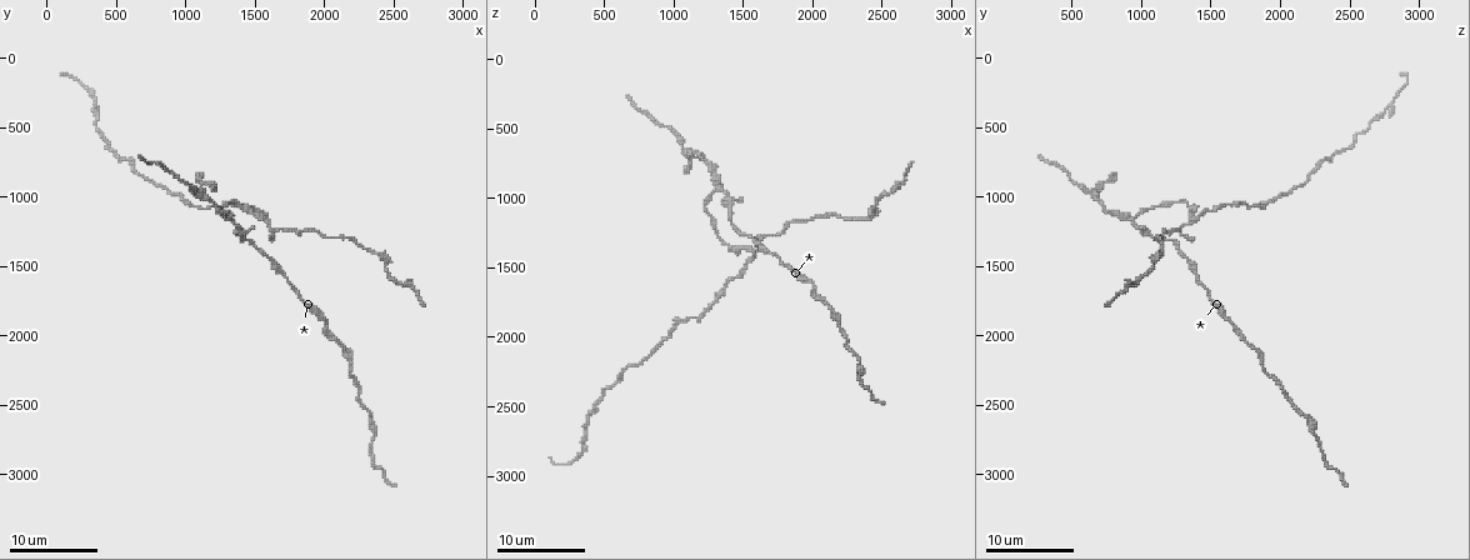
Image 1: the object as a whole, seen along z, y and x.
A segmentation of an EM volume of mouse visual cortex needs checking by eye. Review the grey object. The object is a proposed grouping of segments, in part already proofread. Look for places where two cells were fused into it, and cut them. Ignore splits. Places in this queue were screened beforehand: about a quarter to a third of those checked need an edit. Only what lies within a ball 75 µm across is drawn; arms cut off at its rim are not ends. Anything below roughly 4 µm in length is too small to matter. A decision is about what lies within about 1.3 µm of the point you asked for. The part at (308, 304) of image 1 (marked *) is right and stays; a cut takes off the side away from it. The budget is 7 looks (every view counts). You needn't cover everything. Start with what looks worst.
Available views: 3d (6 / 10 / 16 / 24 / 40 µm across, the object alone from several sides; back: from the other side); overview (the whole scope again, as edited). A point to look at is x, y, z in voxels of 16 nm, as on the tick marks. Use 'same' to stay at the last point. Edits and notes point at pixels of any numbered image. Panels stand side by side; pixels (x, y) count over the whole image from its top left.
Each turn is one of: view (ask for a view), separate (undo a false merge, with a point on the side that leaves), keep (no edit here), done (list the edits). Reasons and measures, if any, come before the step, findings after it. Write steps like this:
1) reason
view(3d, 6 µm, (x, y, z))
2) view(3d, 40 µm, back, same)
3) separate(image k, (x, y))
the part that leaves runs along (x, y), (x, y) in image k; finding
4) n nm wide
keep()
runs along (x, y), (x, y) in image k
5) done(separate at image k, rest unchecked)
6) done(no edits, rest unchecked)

branch point
view(3d, 6 µm, (1580, 1140, 1400))

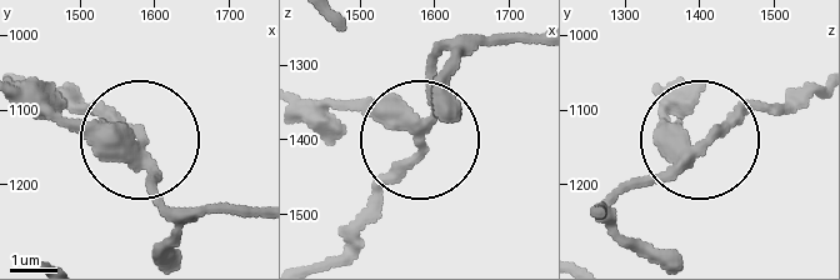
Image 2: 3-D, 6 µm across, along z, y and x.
3 arms
separate(image 2, (386, 180))
a second cell is stuck on

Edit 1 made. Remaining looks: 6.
view(overview)

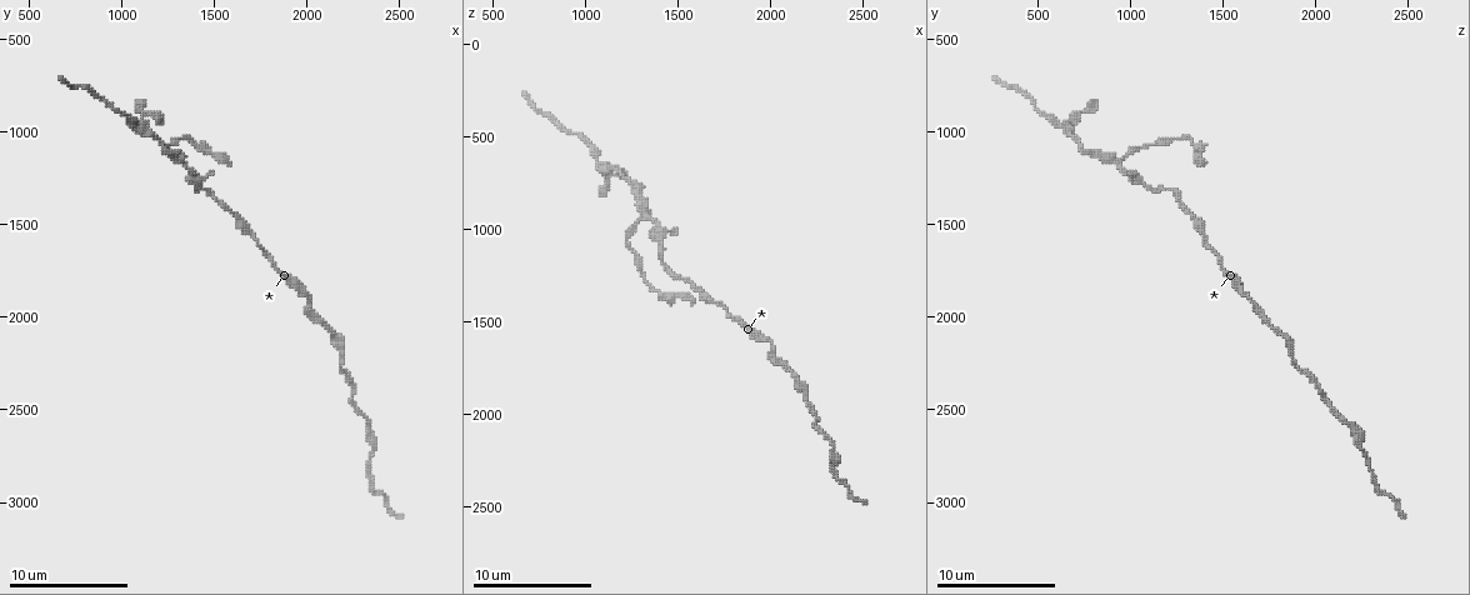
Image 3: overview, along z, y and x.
arms part here
view(3d, 10 µm, (1300, 1140, 920))

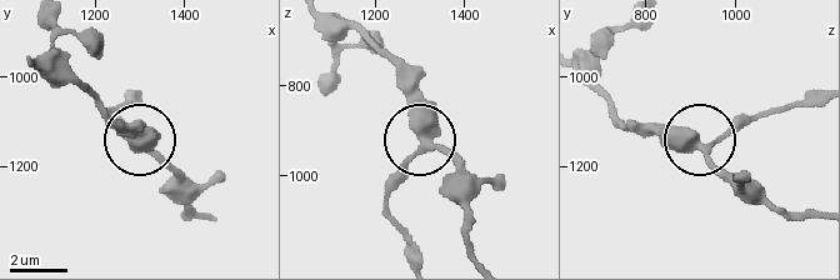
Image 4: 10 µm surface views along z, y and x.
keep()
runs along (476, 259), (470, 186), (448, 159), (421, 141), (386, 185) in image 4; continuous, no second cell

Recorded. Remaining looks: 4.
view(3d, 10 µm, (2200, 2200, 1880))

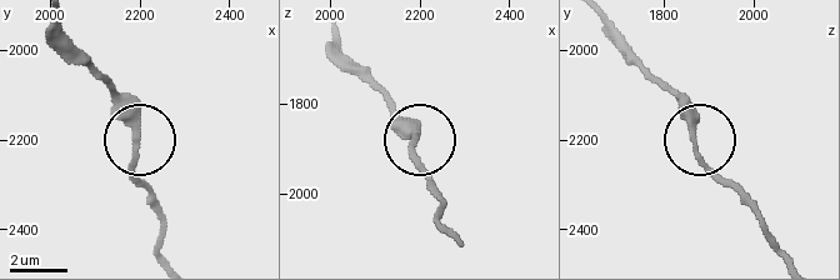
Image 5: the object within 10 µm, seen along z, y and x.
keep()
runs along (331, 36), (418, 136), (413, 159), (425, 180) in image 5; continuous, no second cell

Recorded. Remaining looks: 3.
done(separate at image 2, rest unchecked)

